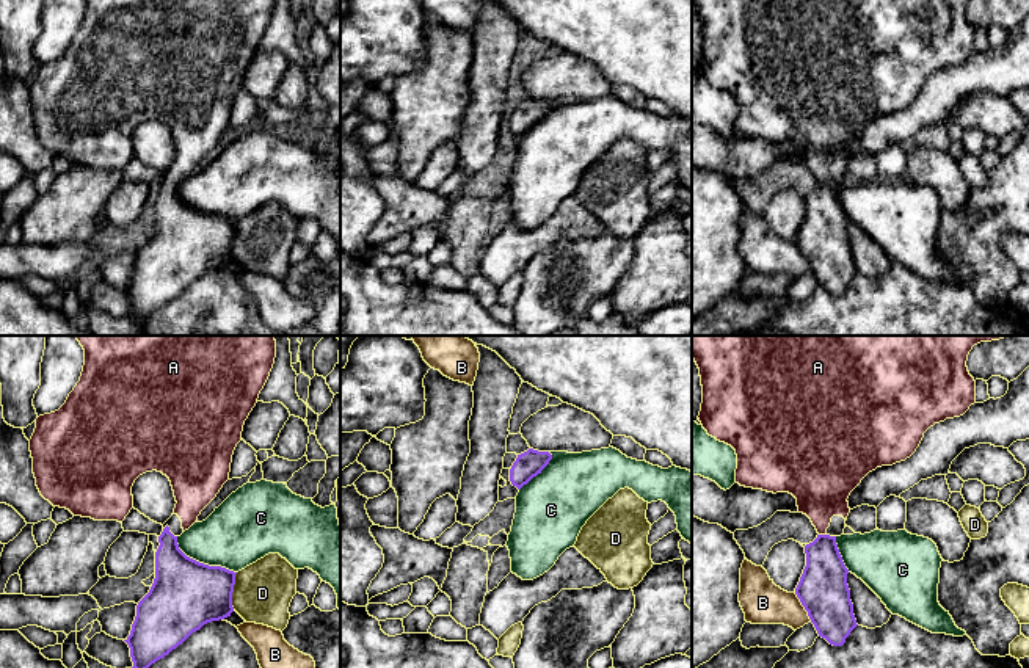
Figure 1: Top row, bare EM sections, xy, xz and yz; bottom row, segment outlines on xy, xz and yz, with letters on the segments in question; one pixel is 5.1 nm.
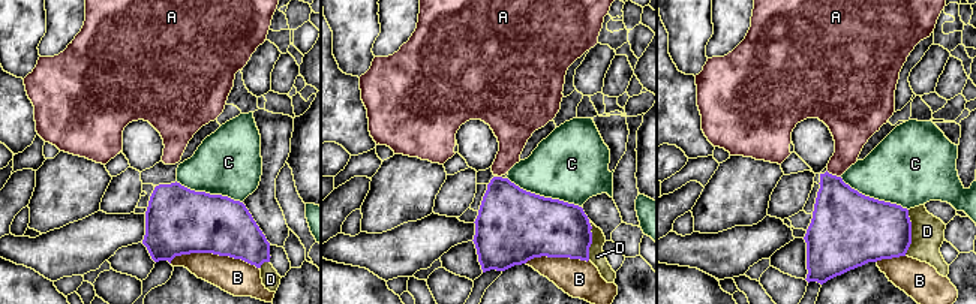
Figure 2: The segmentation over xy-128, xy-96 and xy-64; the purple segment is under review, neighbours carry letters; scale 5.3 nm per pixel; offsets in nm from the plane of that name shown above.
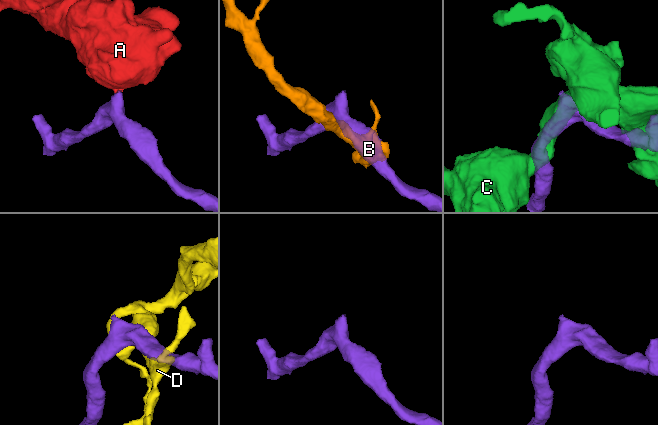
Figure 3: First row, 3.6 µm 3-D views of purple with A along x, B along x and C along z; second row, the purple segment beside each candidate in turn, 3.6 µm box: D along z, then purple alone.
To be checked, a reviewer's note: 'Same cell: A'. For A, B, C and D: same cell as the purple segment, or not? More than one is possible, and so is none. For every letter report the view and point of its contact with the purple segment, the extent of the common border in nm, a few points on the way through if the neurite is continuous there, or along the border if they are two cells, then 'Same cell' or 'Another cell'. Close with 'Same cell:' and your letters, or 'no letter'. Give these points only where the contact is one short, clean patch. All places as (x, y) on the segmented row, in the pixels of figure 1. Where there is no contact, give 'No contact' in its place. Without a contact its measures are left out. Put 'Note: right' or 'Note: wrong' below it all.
A: Touches purple at yz (822, 535). Shared border 30 nm. Path across: yz (824, 582), (822, 535), (821, 486). Same cell
B: Touches purple at yz (803, 606). Shared border 170 nm. Another cell
C: Touches purple at xy (203, 563). Shared border 360 nm. Another cell
D: Touches purple at xy (232, 591). Shared border 190 nm. Another cell
Same cell: A
Note: right

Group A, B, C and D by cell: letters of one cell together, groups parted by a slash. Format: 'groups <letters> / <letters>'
groups A / B / C / D

